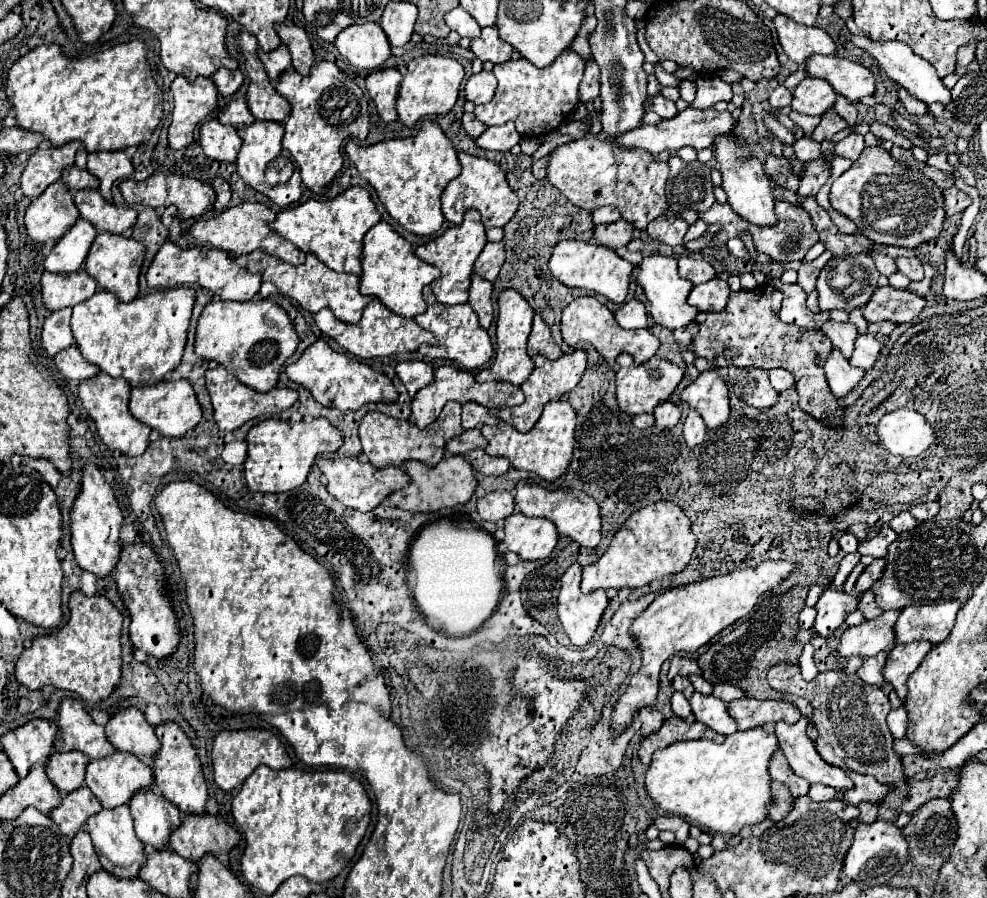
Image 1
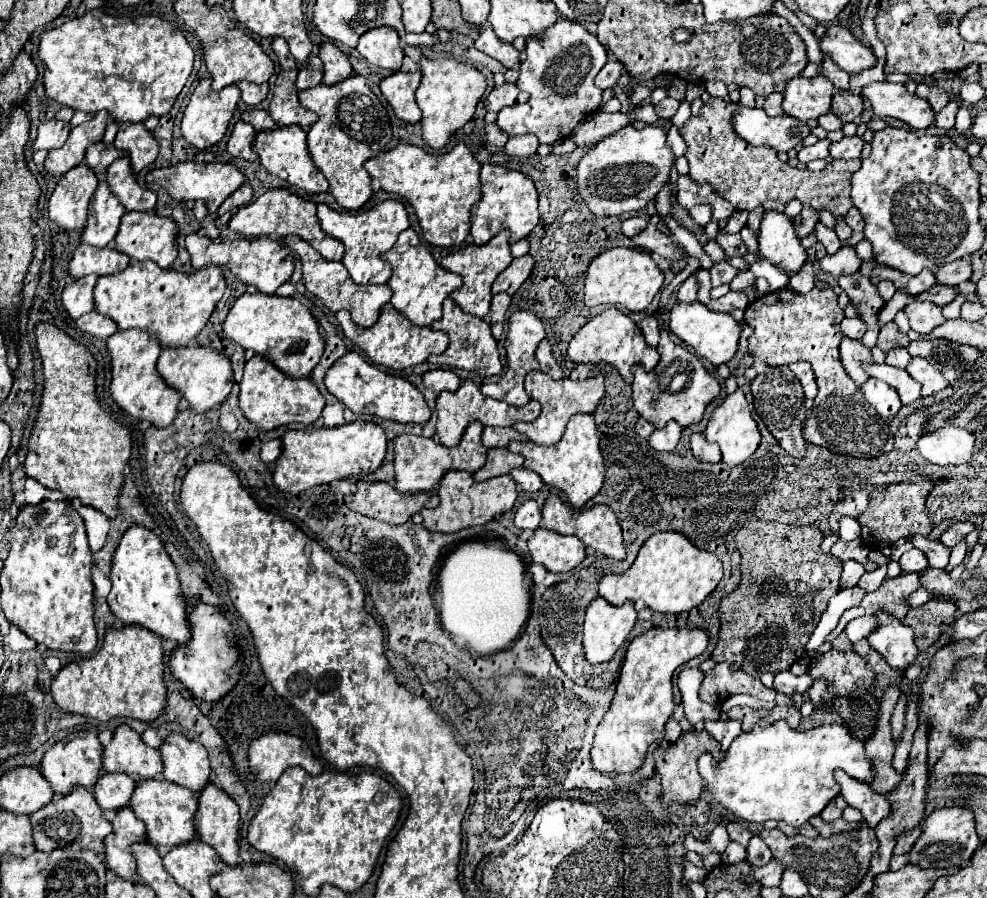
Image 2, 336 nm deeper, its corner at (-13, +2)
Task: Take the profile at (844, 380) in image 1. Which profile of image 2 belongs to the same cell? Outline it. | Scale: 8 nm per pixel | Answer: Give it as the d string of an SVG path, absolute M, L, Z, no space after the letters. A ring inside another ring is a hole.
M870 378L862 386L862 394L878 410L882 418L894 418L902 408L900 396L896 394L896 390L892 390L892 386L886 386L886 382Z

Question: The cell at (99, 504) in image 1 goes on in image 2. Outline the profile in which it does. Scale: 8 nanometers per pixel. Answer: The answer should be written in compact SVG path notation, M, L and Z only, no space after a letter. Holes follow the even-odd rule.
M144 526L128 528L114 552L110 580L112 592L108 594L108 606L122 624L144 626L150 632L180 646L190 642L192 632L188 624L182 586L178 580L178 570L156 534L152 534Z

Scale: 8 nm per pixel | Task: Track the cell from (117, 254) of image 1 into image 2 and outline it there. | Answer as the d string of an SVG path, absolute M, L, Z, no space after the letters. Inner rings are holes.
M126 212L116 236L116 250L130 256L130 260L154 260L160 268L170 268L176 260L176 234L178 226L172 218L154 212Z

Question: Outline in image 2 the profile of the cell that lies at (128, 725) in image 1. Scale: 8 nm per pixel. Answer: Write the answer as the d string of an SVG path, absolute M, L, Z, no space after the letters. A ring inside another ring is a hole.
M170 734L160 746L164 758L164 778L200 794L212 776L208 750L200 742L188 740L182 734Z

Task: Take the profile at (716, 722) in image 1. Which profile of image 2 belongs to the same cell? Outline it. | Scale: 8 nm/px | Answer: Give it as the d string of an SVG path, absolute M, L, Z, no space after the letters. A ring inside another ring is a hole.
M706 720L704 722L704 728L706 728L706 732L712 736L712 738L716 738L716 742L720 742L720 748L722 748L722 754L726 754L726 750L730 748L730 744L732 744L732 740L736 740L738 736L740 736L740 722L738 720L716 720L716 722L712 722L712 720Z

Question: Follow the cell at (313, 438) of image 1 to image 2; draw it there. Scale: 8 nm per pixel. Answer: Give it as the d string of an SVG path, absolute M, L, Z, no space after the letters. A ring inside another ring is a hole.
M350 422L336 428L318 430L288 430L282 436L284 450L276 460L274 484L280 492L300 494L308 488L330 484L334 480L348 480L372 474L380 468L386 456L386 434L374 422Z

